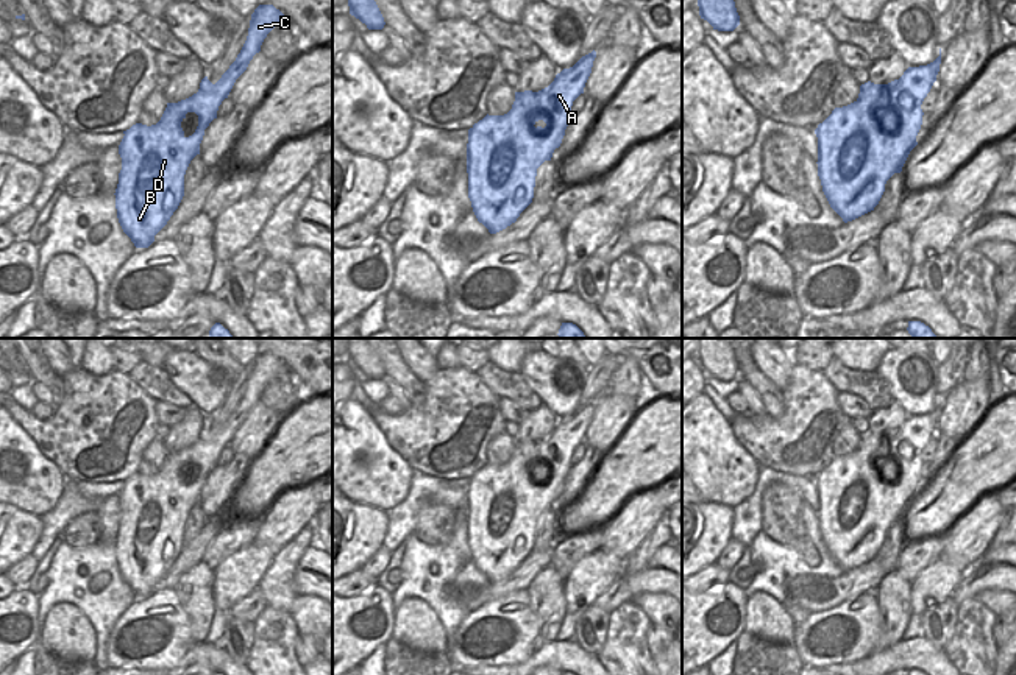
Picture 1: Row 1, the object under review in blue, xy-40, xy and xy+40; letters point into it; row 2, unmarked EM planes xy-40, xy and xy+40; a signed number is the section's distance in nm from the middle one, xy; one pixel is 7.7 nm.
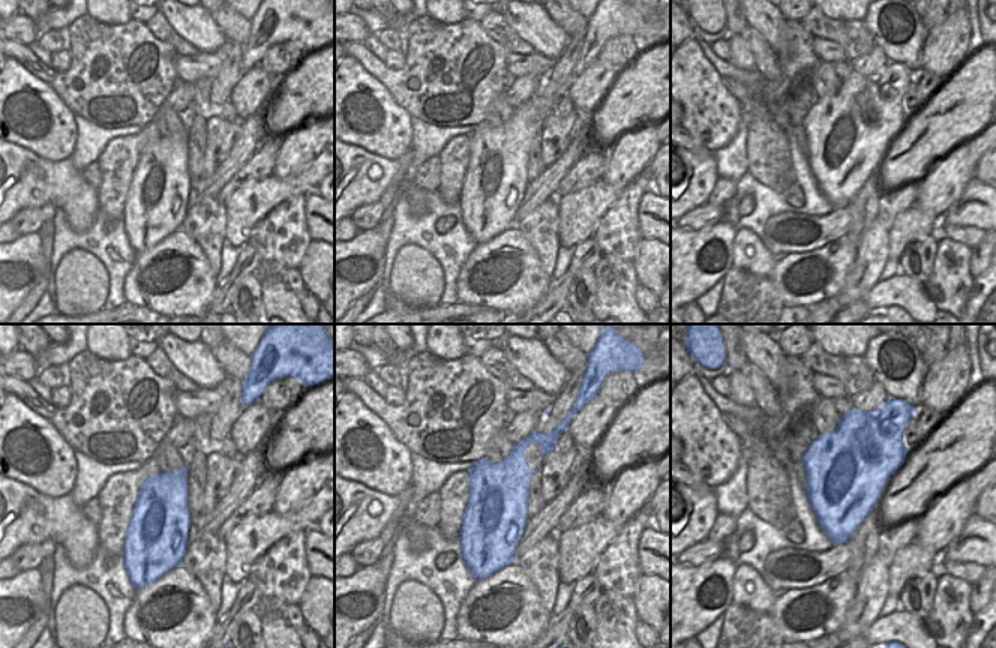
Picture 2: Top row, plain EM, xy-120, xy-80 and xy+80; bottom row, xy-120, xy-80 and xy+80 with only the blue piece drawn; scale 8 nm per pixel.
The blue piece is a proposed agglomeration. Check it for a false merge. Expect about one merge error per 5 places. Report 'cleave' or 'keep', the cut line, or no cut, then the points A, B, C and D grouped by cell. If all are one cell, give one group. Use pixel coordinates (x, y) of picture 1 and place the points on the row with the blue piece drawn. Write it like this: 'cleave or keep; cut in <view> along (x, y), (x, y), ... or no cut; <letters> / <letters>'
keep; no cut; A B C D

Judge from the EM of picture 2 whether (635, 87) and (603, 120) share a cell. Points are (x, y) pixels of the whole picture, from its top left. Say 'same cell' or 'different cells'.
same cell

